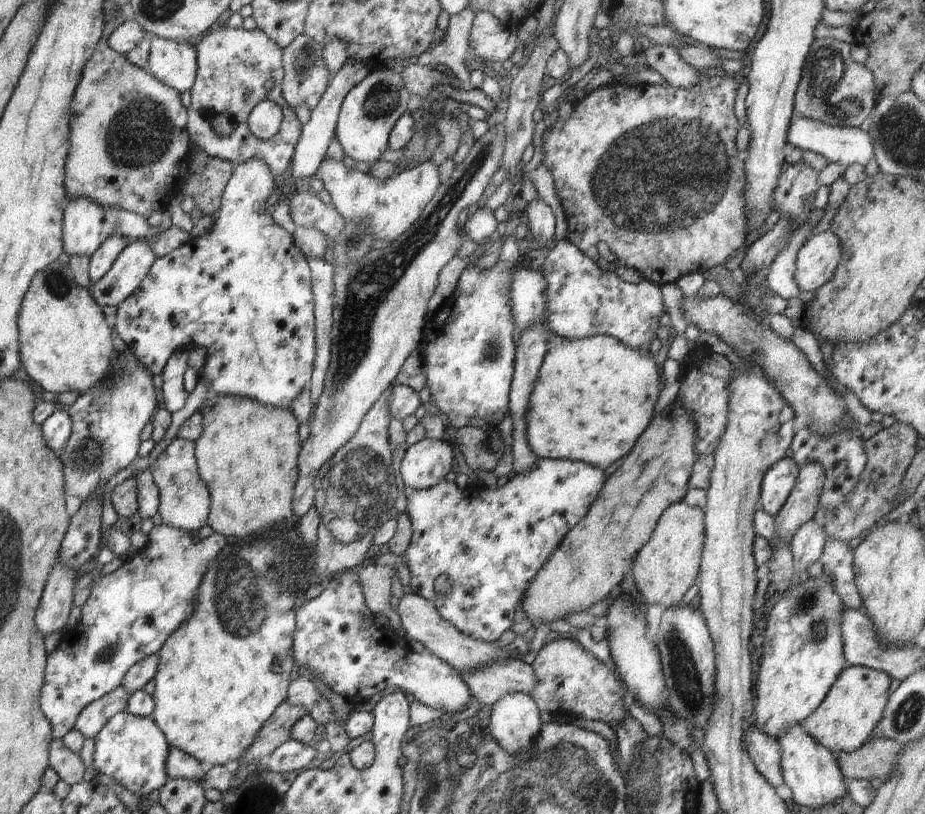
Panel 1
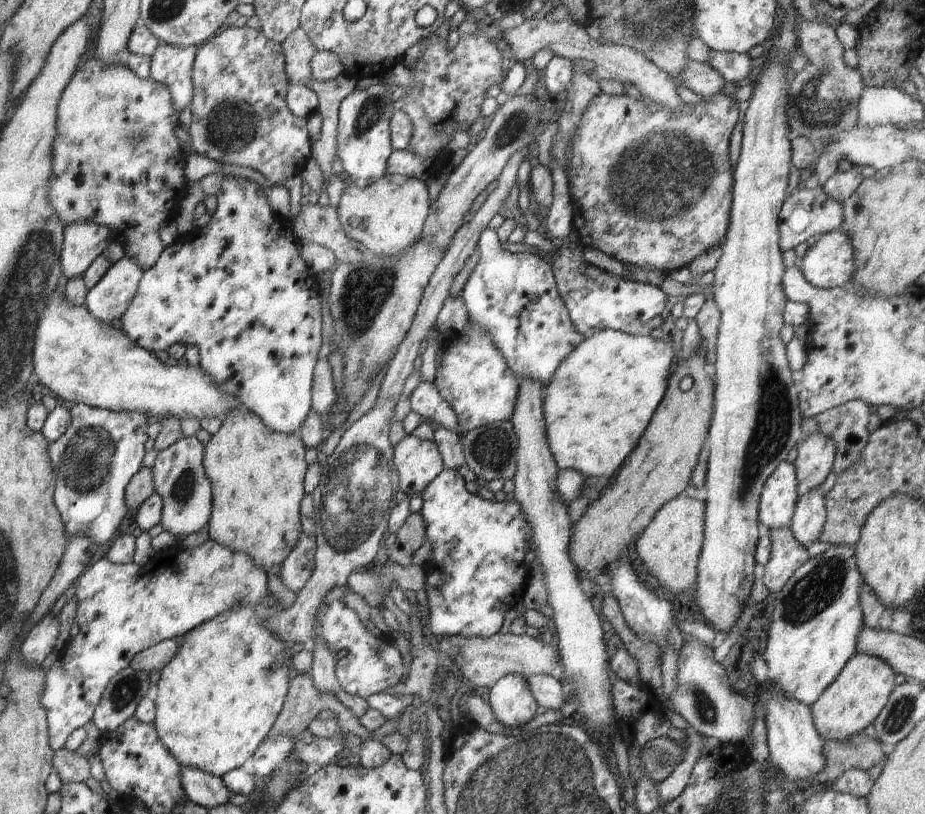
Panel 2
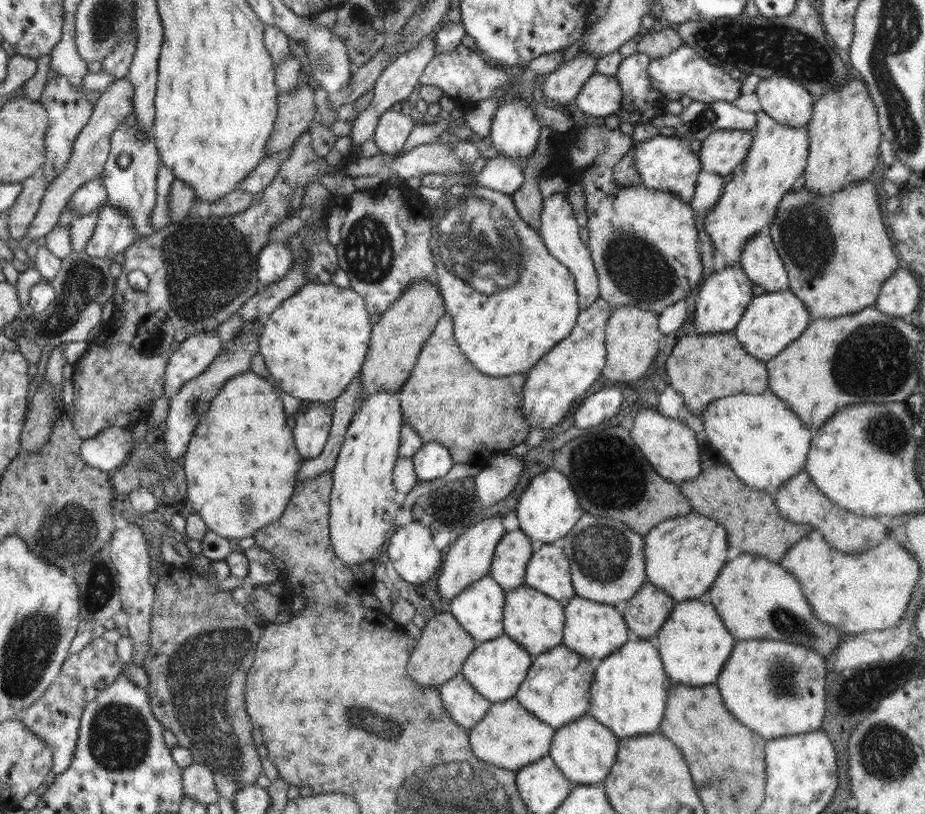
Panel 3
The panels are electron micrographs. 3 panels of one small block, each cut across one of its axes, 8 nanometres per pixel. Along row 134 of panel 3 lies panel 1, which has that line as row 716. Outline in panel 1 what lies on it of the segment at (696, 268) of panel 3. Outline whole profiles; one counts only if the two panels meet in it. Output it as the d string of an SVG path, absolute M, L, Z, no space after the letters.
M564 635L546 643L536 654L530 665L534 671L537 683L528 695L536 703L540 712L550 714L574 714L578 718L600 720L613 729L621 726L629 711L624 709L622 687L614 677L609 666L598 660L589 650L576 640Z

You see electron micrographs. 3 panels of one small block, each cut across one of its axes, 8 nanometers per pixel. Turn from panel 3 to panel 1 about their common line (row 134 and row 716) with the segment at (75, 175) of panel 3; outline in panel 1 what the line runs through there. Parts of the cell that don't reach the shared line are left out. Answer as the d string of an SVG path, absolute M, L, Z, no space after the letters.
M116 687L112 692L106 693L82 709L74 729L81 732L85 738L94 738L104 728L109 718L117 712L126 711L129 696L130 692L124 687Z

